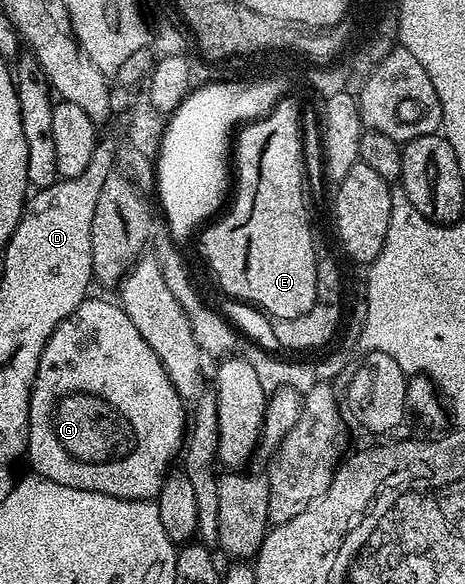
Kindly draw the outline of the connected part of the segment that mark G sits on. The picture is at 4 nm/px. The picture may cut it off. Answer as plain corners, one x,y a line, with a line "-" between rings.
87,297
84,299
79,305
79,309
75,309
75,313
71,313
71,317
67,317
57,326
55,333
51,333
51,337
39,357
39,369
29,398
27,460
29,459
30,465
33,466
30,468
36,474
41,475
44,479
55,481
59,485
67,485
71,489
98,491
120,499
153,501
161,492
163,481
171,470
169,462
176,455
177,459
182,450
183,440
187,435
187,407
181,394
178,393
172,381
167,377
165,367
159,361
159,357
155,357
155,349
151,349
151,345
147,345
147,341
143,341
143,333
139,333
139,329
135,329
135,321
131,321
131,317
127,317
127,313
121,308
120,302
108,303
105,299
93,298

